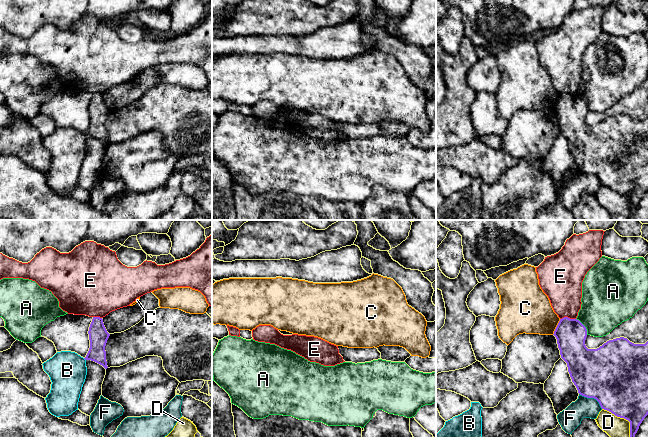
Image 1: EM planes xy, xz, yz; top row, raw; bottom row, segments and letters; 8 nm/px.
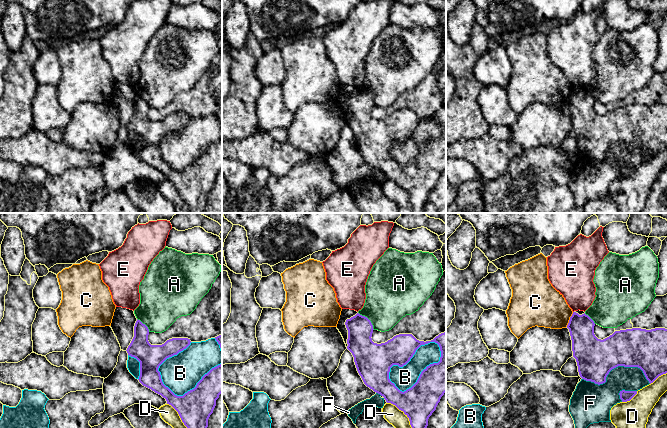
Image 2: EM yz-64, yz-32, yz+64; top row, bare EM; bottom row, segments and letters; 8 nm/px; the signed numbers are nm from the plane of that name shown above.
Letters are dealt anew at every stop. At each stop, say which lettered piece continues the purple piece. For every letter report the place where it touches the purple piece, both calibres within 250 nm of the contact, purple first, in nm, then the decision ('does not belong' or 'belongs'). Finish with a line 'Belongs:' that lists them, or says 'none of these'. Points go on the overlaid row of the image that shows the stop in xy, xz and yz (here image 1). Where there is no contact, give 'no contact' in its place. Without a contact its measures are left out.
A: meets purple in yz at (584, 326); 240 nm thick on the purple side, 380 nm on the other; does not belong
B: no contact; does not belong
C: meets purple in yz at (556, 327); 240 nm thick on the purple side, 340 nm on the other; does not belong
D: meets purple in yz at (623, 417); 440 nm thick on the purple side, 170 nm on the other; does not belong
E: meets purple in yz at (567, 317); 240 nm thick on the purple side, 300 nm on the other; does not belong
F: meets purple in yz at (592, 397); 500 nm thick on the purple side, 170 nm on the other; does not belong
Belongs: none of these

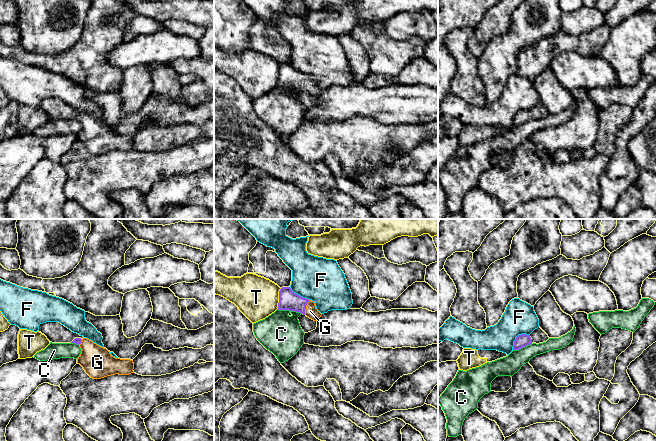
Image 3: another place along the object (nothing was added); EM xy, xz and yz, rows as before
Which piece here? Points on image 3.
C: meets purple in xz at (289, 310); 160 nm thick on the purple side, 320 nm on the other; does not belong
F: meets purple in yz at (516, 337); 110 nm thick on the purple side, 260 nm on the other; does not belong
G: meets purple in xz at (305, 307); 160 nm thick on the purple side, 90 nm on the other; belongs
T: meets purple in xz at (279, 298); 160 nm thick on the purple side, 340 nm on the other; does not belong
Belongs: G

